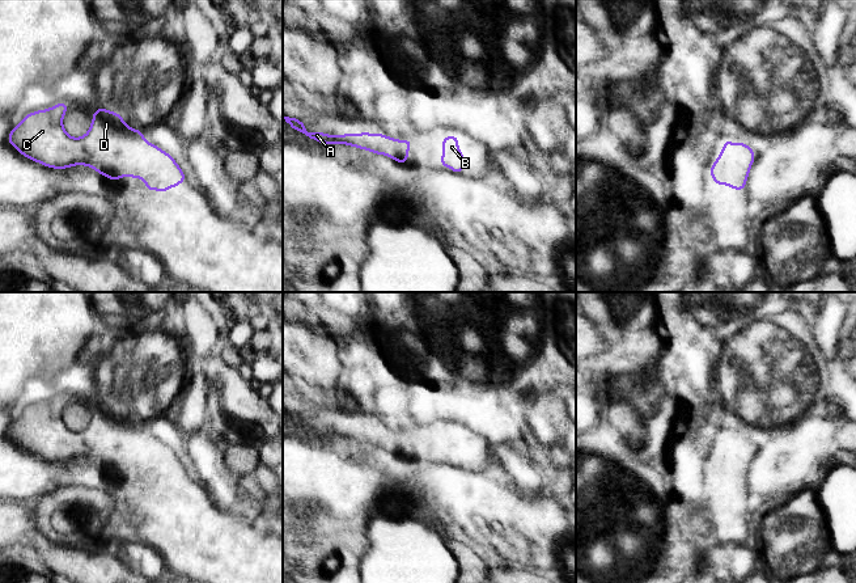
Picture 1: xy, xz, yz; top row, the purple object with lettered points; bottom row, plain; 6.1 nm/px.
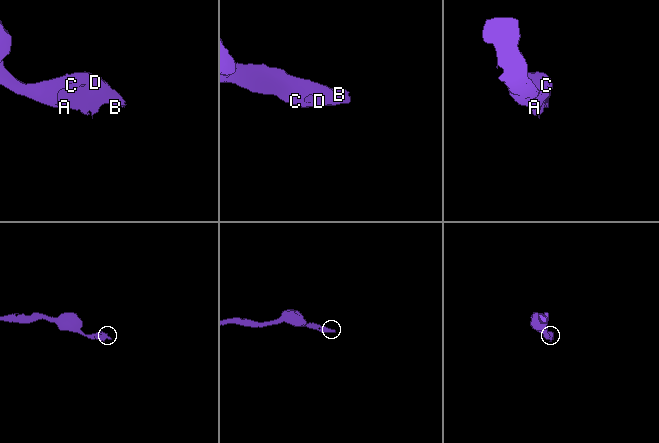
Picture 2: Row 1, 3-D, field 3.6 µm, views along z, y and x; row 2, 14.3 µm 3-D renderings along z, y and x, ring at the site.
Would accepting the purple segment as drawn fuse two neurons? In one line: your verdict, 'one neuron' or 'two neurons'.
one neuron

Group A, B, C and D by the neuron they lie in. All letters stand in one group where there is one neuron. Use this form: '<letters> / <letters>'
A B C D

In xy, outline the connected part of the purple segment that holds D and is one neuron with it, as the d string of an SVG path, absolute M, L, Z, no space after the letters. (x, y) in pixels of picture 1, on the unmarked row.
M60 396L50 402L37 404L24 410L8 428L8 436L22 449L47 461L67 462L75 459L86 459L110 474L127 469L143 472L149 485L170 485L185 476L186 468L177 455L164 443L145 434L143 426L128 421L123 409L106 404L93 405L89 424L81 431L69 430L63 421L63 410L68 397Z

